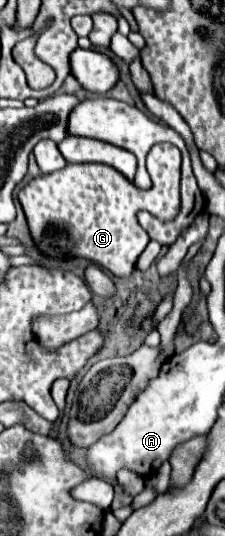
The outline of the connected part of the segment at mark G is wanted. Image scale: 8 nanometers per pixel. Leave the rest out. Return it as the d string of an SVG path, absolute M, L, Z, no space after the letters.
M68 164L66 168L36 176L32 178L20 192L18 202L22 204L22 210L26 214L28 230L32 236L32 242L38 246L38 250L48 258L86 258L94 264L100 264L102 268L110 270L118 278L126 278L132 274L138 256L144 252L146 244L150 242L144 228L140 228L136 220L138 210L148 210L152 216L160 220L172 220L176 218L180 210L180 192L172 190L170 184L166 186L154 186L148 192L140 192L134 188L132 182L128 182L120 172L116 172L112 166L102 164Z

